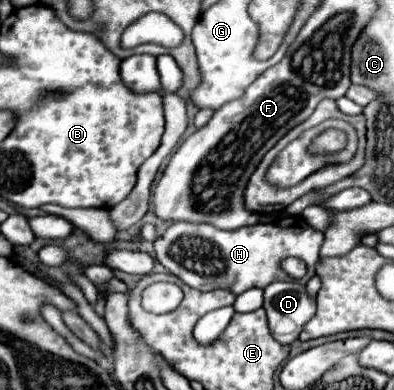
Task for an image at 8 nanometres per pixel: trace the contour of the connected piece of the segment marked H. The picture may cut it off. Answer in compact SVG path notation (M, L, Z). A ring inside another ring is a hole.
M298 216L282 218L276 224L240 228L238 232L222 232L218 228L210 228L210 224L172 224L154 242L154 248L156 260L184 284L202 292L208 292L210 288L228 288L234 294L242 294L248 288L266 288L274 280L288 280L278 264L290 254L304 260L308 266L306 278L312 276L316 272L322 240L324 234L314 230L302 216Z

